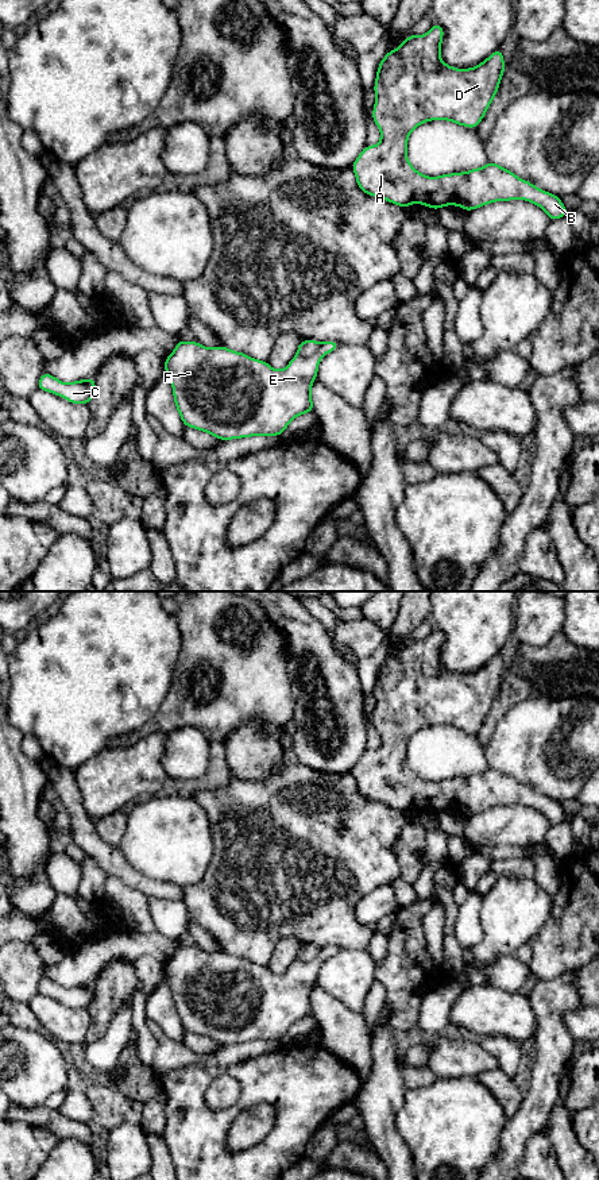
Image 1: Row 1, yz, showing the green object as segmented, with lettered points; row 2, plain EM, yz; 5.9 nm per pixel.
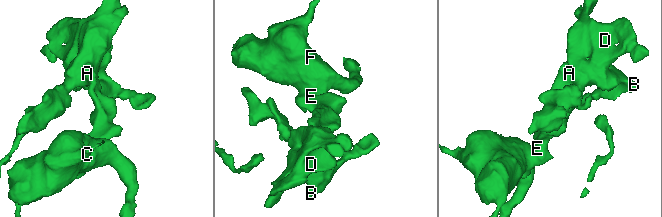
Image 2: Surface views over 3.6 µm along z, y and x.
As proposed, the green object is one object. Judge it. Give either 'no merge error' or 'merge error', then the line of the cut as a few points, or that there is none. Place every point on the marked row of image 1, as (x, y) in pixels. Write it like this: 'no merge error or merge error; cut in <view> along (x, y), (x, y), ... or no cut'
merge error; cut in yz along (321, 343), (312, 354), (297, 355)

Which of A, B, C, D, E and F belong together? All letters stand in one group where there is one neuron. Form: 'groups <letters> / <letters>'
groups A B D / C E F

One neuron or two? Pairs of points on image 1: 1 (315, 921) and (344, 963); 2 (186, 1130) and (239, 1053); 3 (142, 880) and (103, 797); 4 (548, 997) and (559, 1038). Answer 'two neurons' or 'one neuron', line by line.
1: two neurons
2: two neurons
3: two neurons
4: one neuron

